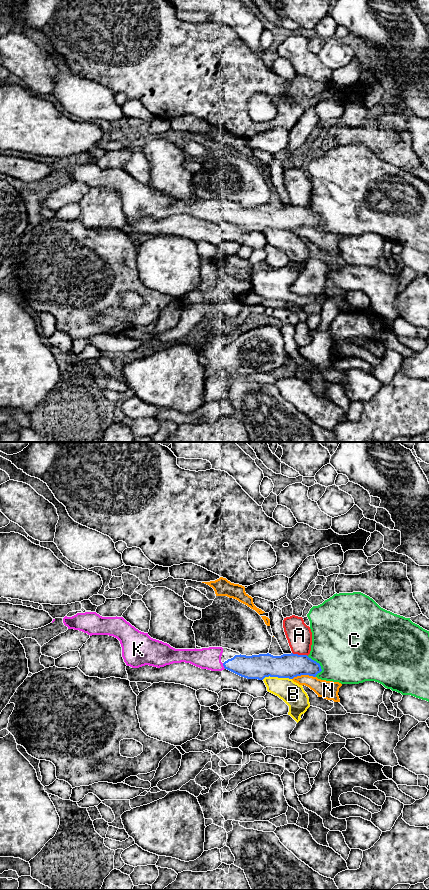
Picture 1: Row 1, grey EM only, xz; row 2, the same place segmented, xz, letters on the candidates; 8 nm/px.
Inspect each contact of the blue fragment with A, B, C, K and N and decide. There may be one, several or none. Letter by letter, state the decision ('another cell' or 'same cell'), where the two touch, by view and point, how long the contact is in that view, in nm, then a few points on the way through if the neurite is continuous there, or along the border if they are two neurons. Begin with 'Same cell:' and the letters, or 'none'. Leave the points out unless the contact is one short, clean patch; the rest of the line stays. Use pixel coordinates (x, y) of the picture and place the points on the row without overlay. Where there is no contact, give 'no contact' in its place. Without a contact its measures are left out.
Same cell: K
A: another cell | xz (300, 207) | 130 nm
B: another cell | xz (276, 228) | 240 nm
C: another cell | xz (319, 216) | 180 nm
K: same cell | xz (223, 217) | 50 nm
N: another cell | xz (303, 226) | 190 nm

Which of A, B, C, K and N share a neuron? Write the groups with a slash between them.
A / B / C / K / N

